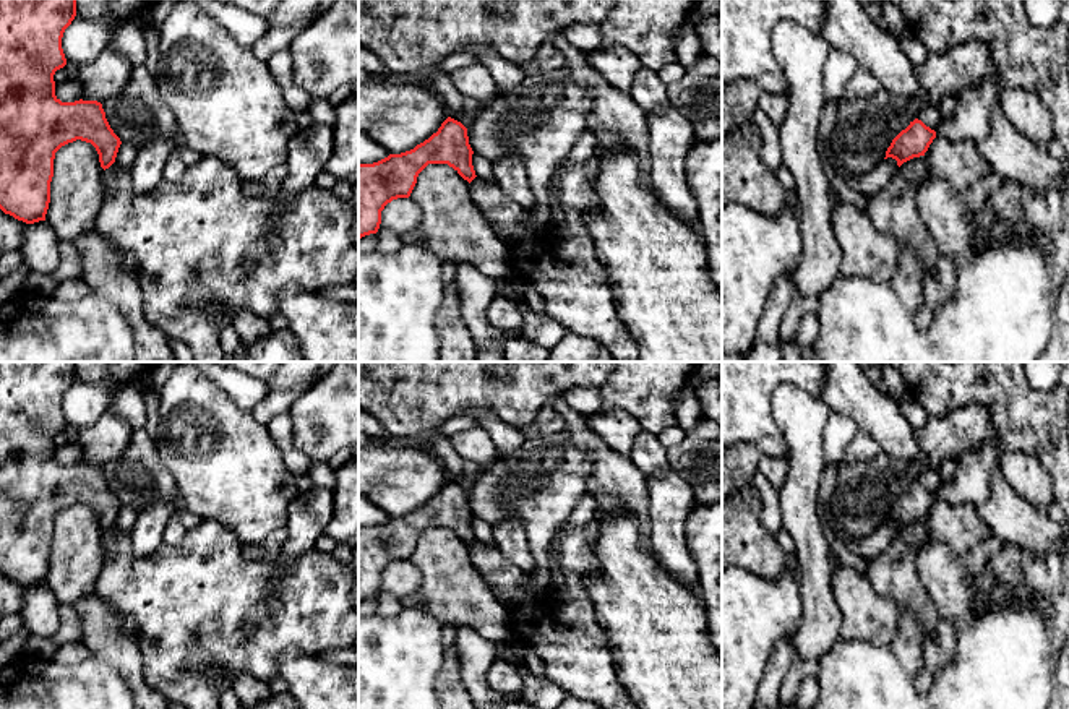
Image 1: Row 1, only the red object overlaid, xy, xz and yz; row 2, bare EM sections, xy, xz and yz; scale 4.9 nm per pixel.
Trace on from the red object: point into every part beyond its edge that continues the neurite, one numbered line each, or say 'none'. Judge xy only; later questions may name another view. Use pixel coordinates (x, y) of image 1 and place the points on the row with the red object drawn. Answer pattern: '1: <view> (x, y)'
none

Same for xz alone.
none

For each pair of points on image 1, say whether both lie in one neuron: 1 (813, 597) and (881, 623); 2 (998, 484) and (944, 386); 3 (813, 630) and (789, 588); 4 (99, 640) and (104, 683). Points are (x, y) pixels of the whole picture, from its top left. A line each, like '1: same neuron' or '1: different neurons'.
1: different neurons
2: different neurons
3: different neurons
4: different neurons

